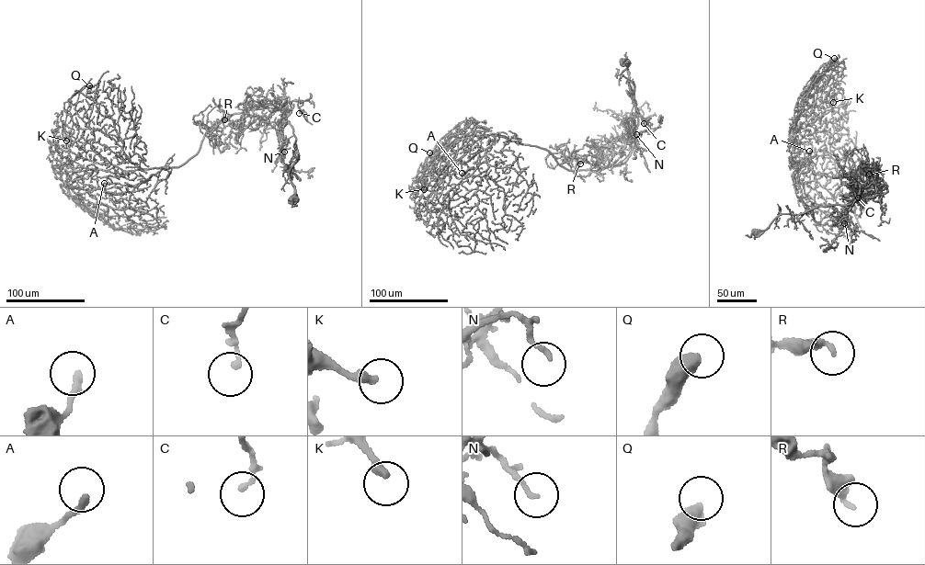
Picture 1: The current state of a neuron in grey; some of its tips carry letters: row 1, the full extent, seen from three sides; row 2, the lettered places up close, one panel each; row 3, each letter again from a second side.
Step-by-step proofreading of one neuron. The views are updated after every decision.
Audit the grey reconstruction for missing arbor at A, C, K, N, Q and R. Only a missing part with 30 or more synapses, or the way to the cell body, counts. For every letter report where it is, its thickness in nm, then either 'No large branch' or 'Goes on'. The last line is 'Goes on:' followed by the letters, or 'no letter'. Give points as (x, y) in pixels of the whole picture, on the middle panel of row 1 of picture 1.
A: Place: (462, 173). Thickness 240 nm. No large branch
C: Place: (644, 123). Thickness 160 nm. No large branch
K: Place: (424, 189). Thickness 300 nm. No large branch
N: Place: (636, 134). Thickness 140 nm. No large branch
Q: Place: (429, 152). Thickness 500 nm. No large branch
R: Place: (580, 163). Thickness 300 nm. No large branch
Goes on: no letter

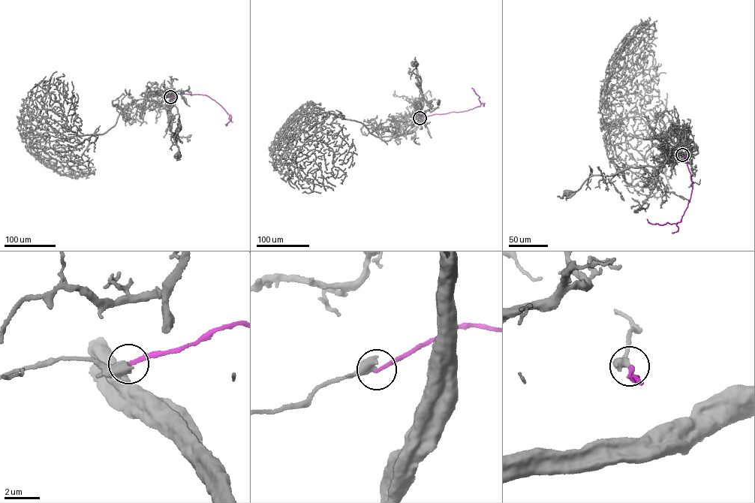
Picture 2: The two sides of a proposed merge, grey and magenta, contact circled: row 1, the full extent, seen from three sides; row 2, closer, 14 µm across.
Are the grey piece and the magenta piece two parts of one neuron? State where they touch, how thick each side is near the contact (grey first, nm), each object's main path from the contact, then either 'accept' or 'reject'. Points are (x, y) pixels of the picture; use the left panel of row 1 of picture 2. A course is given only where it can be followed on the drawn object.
(170, 97) | 550/200 nm | grey via (170, 97), (160, 101), (150, 97), (168, 97), (178, 110), (181, 126), (174, 139), (179, 152), (177, 155) | magenta via (169, 97), (181, 93), (207, 95), (230, 115), (230, 119), (225, 124) | reject

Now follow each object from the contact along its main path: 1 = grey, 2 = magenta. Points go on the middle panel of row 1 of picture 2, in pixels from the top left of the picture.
1: (419, 118), (404, 134), (416, 129), (423, 106), (421, 79), (412, 71), (413, 62)
2: (419, 118), (467, 110), (479, 106), (479, 97), (472, 88)

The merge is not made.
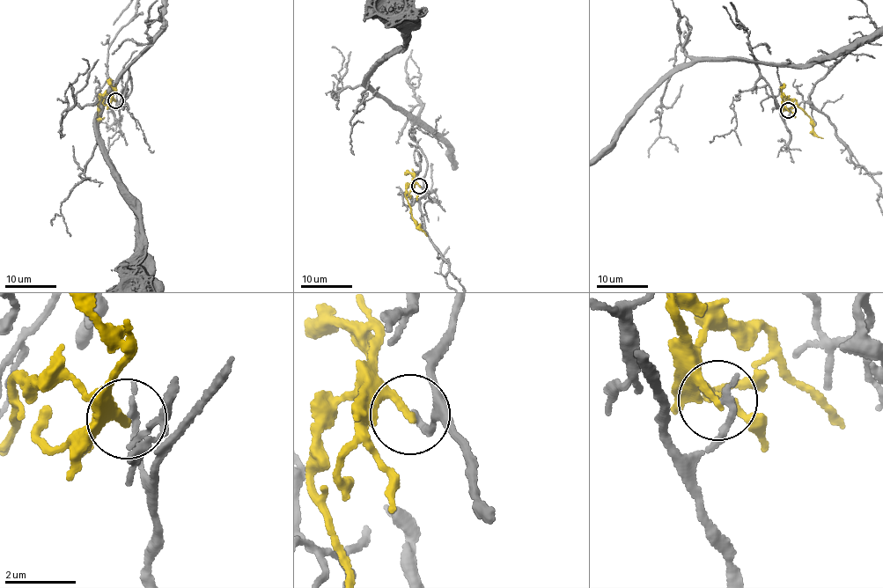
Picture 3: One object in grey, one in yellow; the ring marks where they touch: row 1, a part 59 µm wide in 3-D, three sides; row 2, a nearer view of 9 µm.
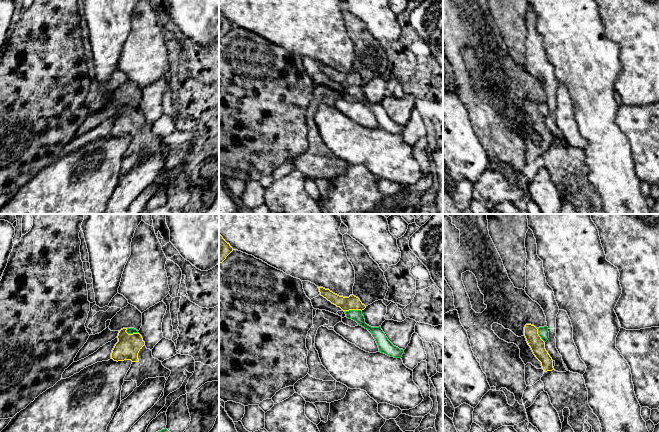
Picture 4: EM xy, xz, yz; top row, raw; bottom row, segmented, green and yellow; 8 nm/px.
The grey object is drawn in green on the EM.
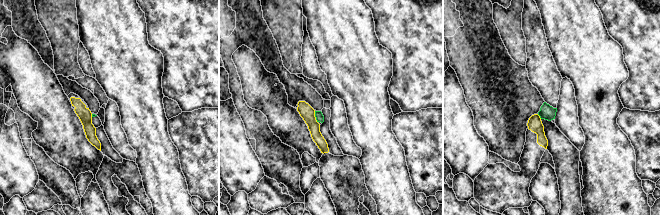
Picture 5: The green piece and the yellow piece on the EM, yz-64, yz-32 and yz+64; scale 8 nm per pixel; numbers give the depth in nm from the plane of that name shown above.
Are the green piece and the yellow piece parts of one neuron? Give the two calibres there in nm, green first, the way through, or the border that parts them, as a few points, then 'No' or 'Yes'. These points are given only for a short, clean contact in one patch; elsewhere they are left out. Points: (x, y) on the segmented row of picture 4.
Thickness 90 nm (green) against 120 nm. Boundary: xz (361, 310), (345, 311). No

